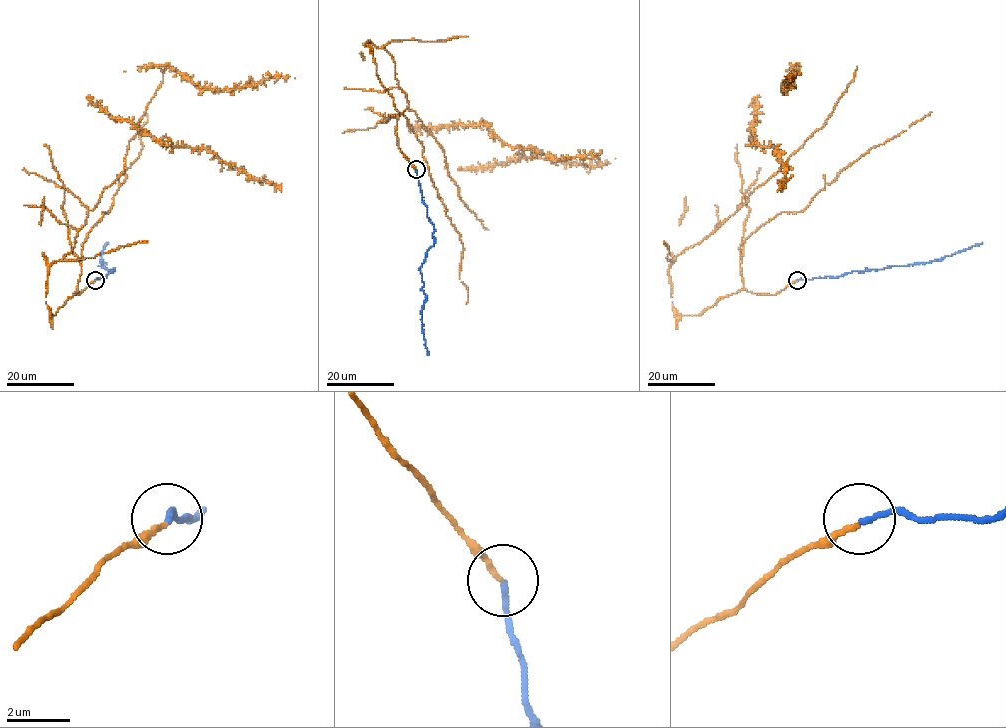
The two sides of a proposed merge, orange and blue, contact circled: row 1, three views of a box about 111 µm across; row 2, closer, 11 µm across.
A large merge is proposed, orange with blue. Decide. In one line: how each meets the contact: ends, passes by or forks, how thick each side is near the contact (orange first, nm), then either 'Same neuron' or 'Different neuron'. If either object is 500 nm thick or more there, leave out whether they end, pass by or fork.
At the ring orange ends. At the ring blue ends. Thickness 150 nm (orange) against 180 nm. Same neuron

